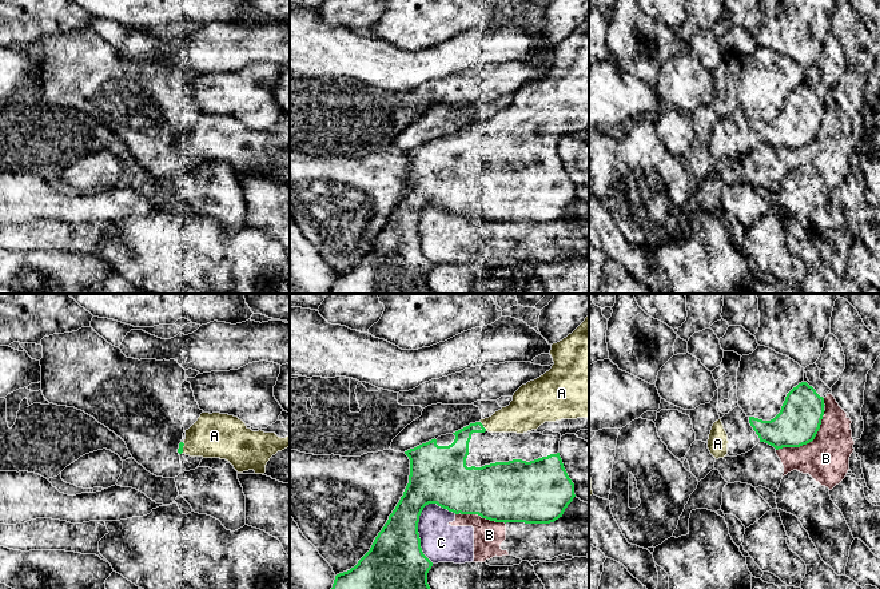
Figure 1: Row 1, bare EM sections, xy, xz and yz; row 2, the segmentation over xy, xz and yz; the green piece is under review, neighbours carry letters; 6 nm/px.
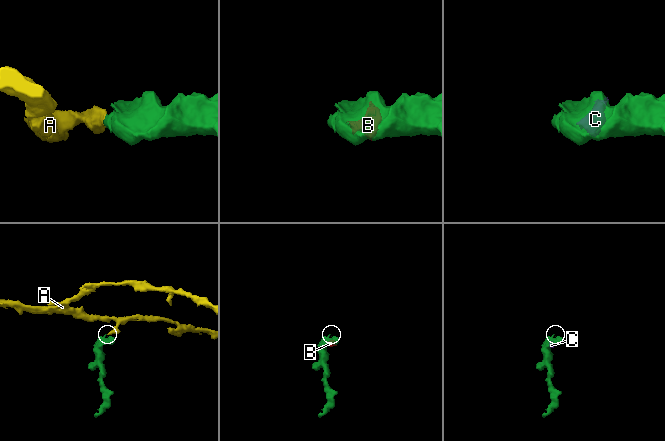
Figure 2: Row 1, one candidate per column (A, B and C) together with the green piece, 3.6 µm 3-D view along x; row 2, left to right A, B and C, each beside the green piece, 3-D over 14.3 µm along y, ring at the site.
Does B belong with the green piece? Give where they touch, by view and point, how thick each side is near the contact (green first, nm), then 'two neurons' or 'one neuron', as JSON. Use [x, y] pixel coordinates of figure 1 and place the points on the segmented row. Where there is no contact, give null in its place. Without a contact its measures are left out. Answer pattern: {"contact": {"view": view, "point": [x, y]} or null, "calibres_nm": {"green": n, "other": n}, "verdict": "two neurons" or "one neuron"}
{"contact": {"view": "yz", "point": [808, 442]}, "calibres_nm": {"green": 260, "other": 280}, "verdict": "two neurons"}

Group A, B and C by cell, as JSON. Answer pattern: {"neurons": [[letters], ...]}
{"neurons": [["A"], ["B", "C"]]}

